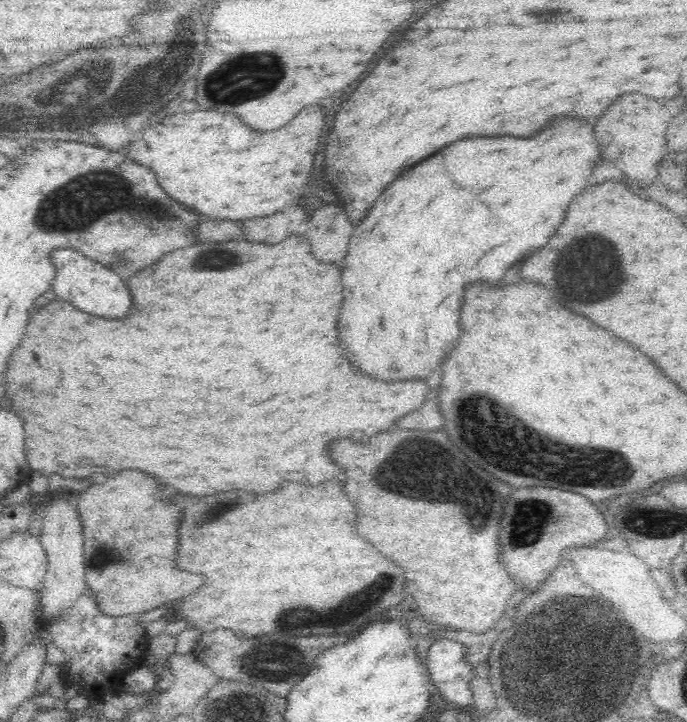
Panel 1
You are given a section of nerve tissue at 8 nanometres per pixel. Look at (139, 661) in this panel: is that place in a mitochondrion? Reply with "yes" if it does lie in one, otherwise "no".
no

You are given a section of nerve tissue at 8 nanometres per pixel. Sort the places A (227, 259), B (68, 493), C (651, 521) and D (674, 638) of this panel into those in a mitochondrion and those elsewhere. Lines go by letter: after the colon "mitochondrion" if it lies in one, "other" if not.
A: other
B: other
C: other
D: other

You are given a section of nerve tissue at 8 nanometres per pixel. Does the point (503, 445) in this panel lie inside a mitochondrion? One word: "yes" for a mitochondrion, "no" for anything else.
yes

